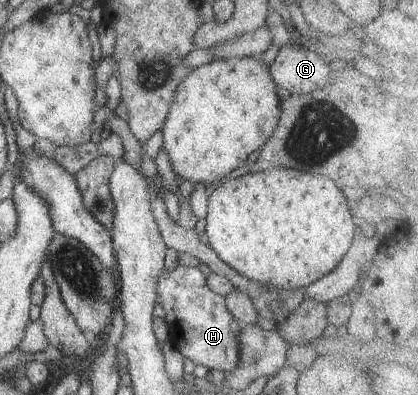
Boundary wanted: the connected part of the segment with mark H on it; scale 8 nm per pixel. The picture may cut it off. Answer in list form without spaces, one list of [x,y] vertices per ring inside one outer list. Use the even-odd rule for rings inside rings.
[[[178,265],[173,270],[162,269],[156,283],[157,302],[166,313],[169,337],[176,349],[193,363],[209,370],[230,373],[239,364],[239,335],[242,324],[226,307],[225,297],[207,286],[207,277],[195,267]]]

